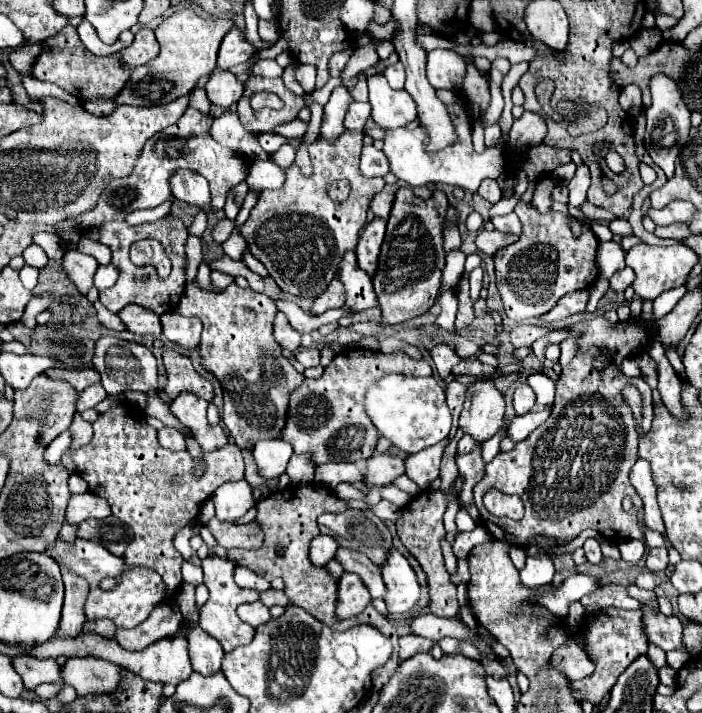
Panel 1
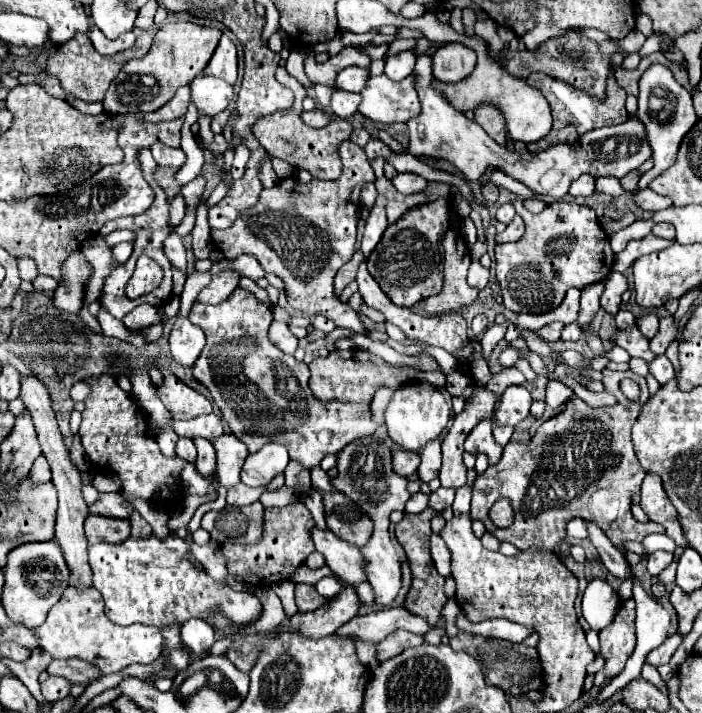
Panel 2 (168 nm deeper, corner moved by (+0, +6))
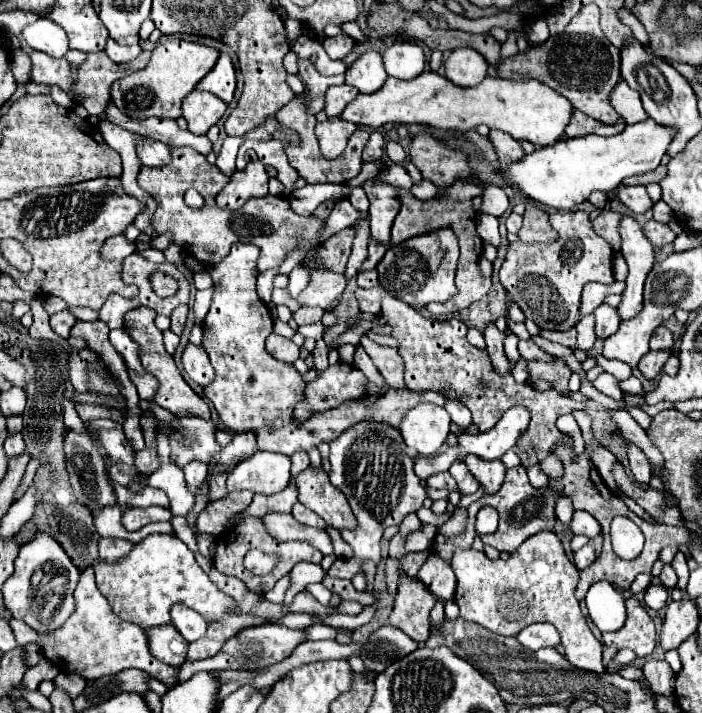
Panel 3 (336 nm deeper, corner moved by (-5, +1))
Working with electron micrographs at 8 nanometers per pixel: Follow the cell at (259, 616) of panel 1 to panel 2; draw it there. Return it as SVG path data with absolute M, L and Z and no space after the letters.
M151 536L147 540L127 538L123 544L89 546L93 586L105 600L105 614L121 626L145 624L163 628L189 618L203 620L203 616L211 612L211 604L219 604L219 608L223 608L223 612L227 612L237 624L249 624L259 618L263 604L255 594L219 588L215 580L183 558L187 550L187 542L179 536L169 536L167 542L159 542Z

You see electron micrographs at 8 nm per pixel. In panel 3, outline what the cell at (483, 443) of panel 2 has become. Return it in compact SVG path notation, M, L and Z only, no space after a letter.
M468 457L466 467L484 489L484 495L494 495L500 491L506 473L506 467L500 461L480 461L478 457Z

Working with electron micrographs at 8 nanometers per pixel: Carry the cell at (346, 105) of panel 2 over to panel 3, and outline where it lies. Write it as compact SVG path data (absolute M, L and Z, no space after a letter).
M336 85L336 87L330 87L328 93L326 93L326 103L324 103L324 113L328 117L338 117L344 107L348 105L348 101L352 101L352 97L358 95L358 89L352 87L352 85Z

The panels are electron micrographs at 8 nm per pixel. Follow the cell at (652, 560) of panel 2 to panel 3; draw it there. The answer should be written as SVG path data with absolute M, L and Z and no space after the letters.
M666 565L666 567L664 567L664 571L662 571L662 575L660 575L660 583L662 583L666 589L674 589L674 587L676 587L678 577L676 577L672 565Z

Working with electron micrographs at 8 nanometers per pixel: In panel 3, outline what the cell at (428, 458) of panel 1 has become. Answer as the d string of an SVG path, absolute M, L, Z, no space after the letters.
M436 473L428 481L428 487L432 489L446 489L446 491L456 491L456 481L450 473Z

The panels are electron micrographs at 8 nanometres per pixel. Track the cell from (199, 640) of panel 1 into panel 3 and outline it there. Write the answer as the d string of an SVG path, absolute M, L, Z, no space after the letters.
M172 605L170 617L172 617L172 625L180 631L180 635L186 641L196 641L202 635L206 635L208 623L194 609L190 609L186 605Z

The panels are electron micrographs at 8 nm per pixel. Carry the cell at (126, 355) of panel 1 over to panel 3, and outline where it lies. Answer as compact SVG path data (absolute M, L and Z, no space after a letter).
M216 475L210 479L210 501L218 501L218 499L226 499L228 491L226 491L226 475Z

